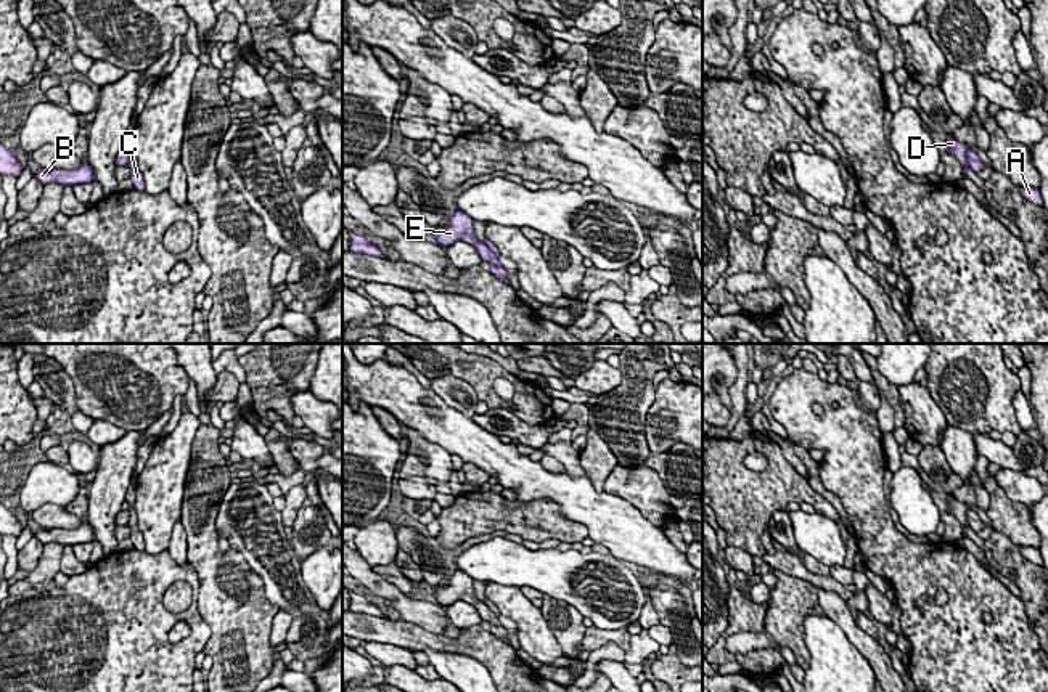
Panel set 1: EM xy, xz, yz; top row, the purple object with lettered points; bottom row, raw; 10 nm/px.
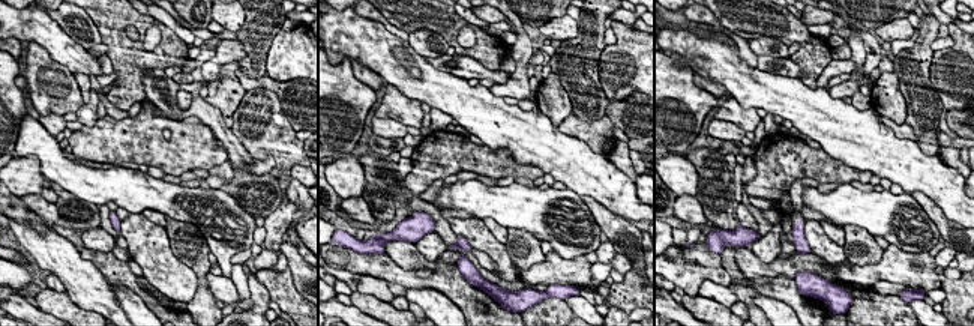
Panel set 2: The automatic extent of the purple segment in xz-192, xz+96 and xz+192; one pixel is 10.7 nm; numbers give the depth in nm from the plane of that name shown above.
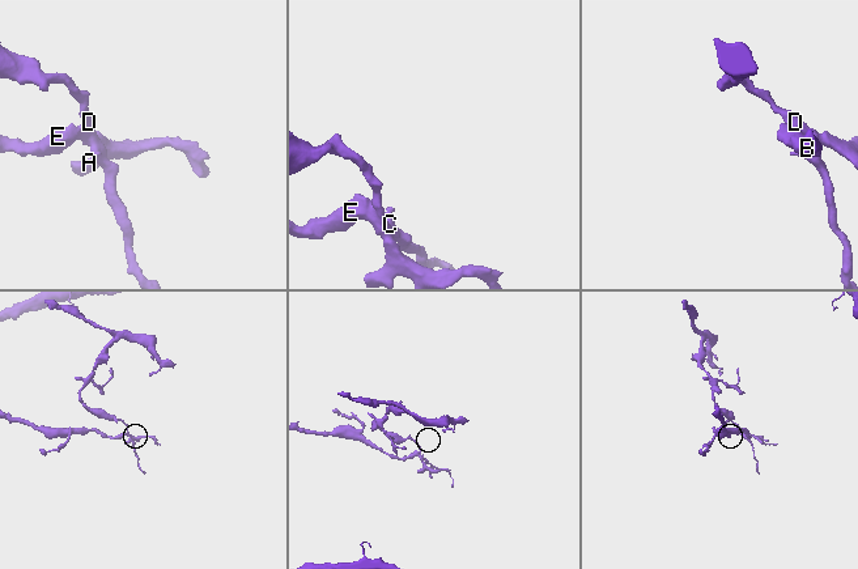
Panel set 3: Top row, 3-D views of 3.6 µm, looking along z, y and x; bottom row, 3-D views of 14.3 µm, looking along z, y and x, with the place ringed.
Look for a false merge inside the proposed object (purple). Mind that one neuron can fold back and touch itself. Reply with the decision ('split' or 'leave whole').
split

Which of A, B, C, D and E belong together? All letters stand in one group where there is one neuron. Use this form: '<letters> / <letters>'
A B E / C D

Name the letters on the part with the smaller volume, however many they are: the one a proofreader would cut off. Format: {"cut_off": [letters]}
{"cut_off": ["C", "D"]}

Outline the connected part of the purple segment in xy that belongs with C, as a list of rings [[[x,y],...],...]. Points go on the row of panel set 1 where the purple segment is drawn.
[[[129,148],[127,151],[130,153],[129,169],[132,172],[130,180],[133,183],[133,188],[138,189],[138,191],[145,191],[145,180],[143,180],[143,175],[140,173],[140,170],[138,170],[137,153],[135,153],[133,148]]]

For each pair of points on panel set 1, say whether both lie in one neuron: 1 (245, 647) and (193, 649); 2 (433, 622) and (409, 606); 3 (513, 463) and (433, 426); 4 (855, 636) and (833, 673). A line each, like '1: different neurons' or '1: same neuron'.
1: different neurons
2: same neuron
3: same neuron
4: different neurons

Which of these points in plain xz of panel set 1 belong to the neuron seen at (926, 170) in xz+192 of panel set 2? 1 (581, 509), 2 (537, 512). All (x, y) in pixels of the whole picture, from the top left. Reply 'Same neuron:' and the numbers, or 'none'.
Same neuron: 1

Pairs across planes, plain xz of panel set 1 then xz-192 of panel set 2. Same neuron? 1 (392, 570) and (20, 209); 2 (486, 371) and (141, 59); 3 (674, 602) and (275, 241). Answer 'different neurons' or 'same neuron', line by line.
1: different neurons
2: same neuron
3: different neurons

